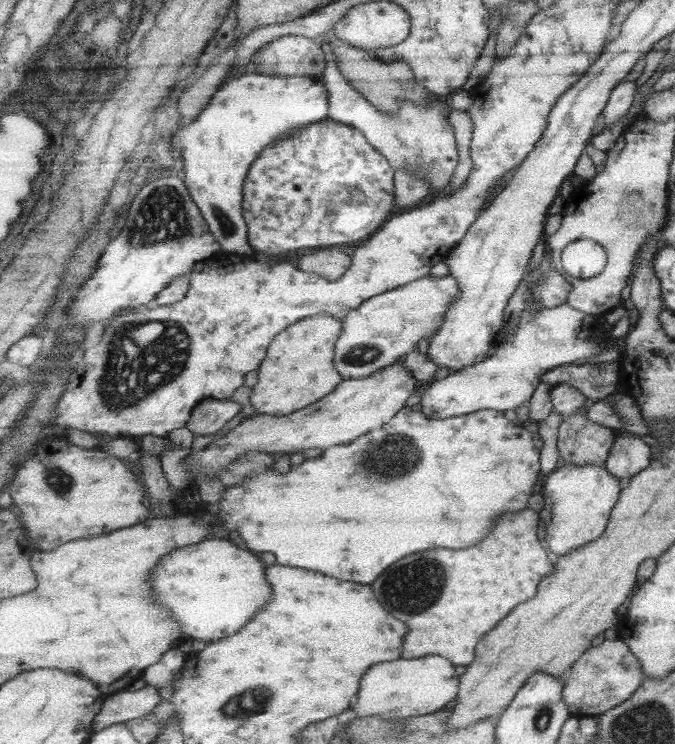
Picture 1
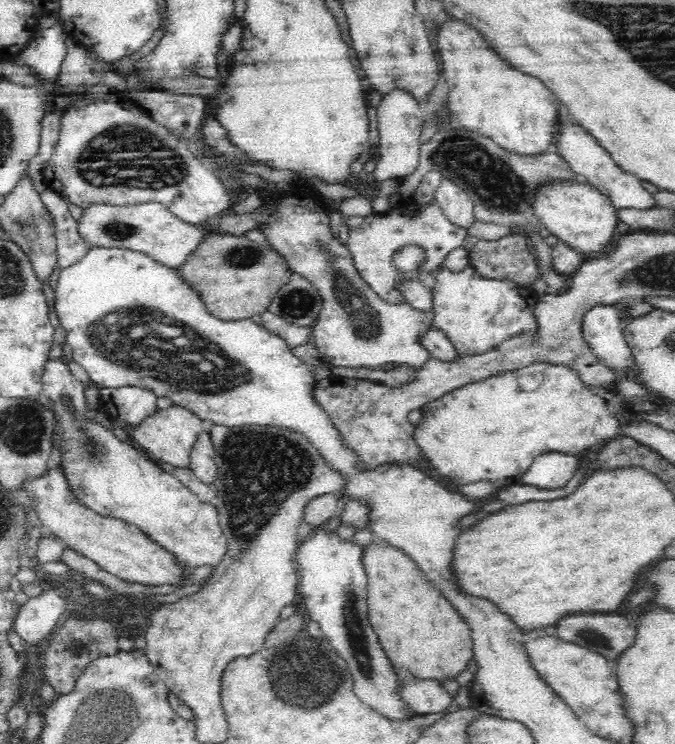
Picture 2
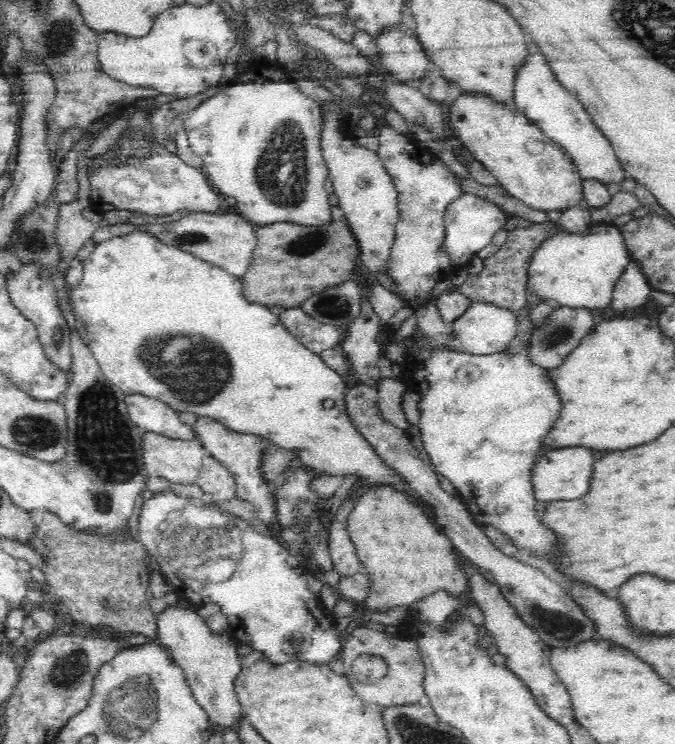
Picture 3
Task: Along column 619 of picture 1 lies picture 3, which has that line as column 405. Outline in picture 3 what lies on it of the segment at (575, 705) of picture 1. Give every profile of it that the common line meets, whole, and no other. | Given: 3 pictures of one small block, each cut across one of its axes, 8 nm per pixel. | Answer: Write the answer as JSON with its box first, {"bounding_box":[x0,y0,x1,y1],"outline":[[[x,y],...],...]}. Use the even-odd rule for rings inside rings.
{"bounding_box":[341,616,430,707],"outline":[[[366,616],[357,620],[361,625],[358,630],[349,636],[347,643],[342,646],[341,659],[343,673],[346,675],[351,687],[356,691],[358,697],[366,702],[372,703],[375,707],[391,707],[404,703],[420,703],[424,706],[430,705],[427,694],[423,691],[423,678],[425,668],[421,661],[420,653],[415,642],[400,639],[398,636],[384,634],[377,630],[368,630],[362,626]],[[362,654],[373,654],[380,656],[387,664],[387,674],[376,684],[363,684],[352,675],[352,662]]]}

